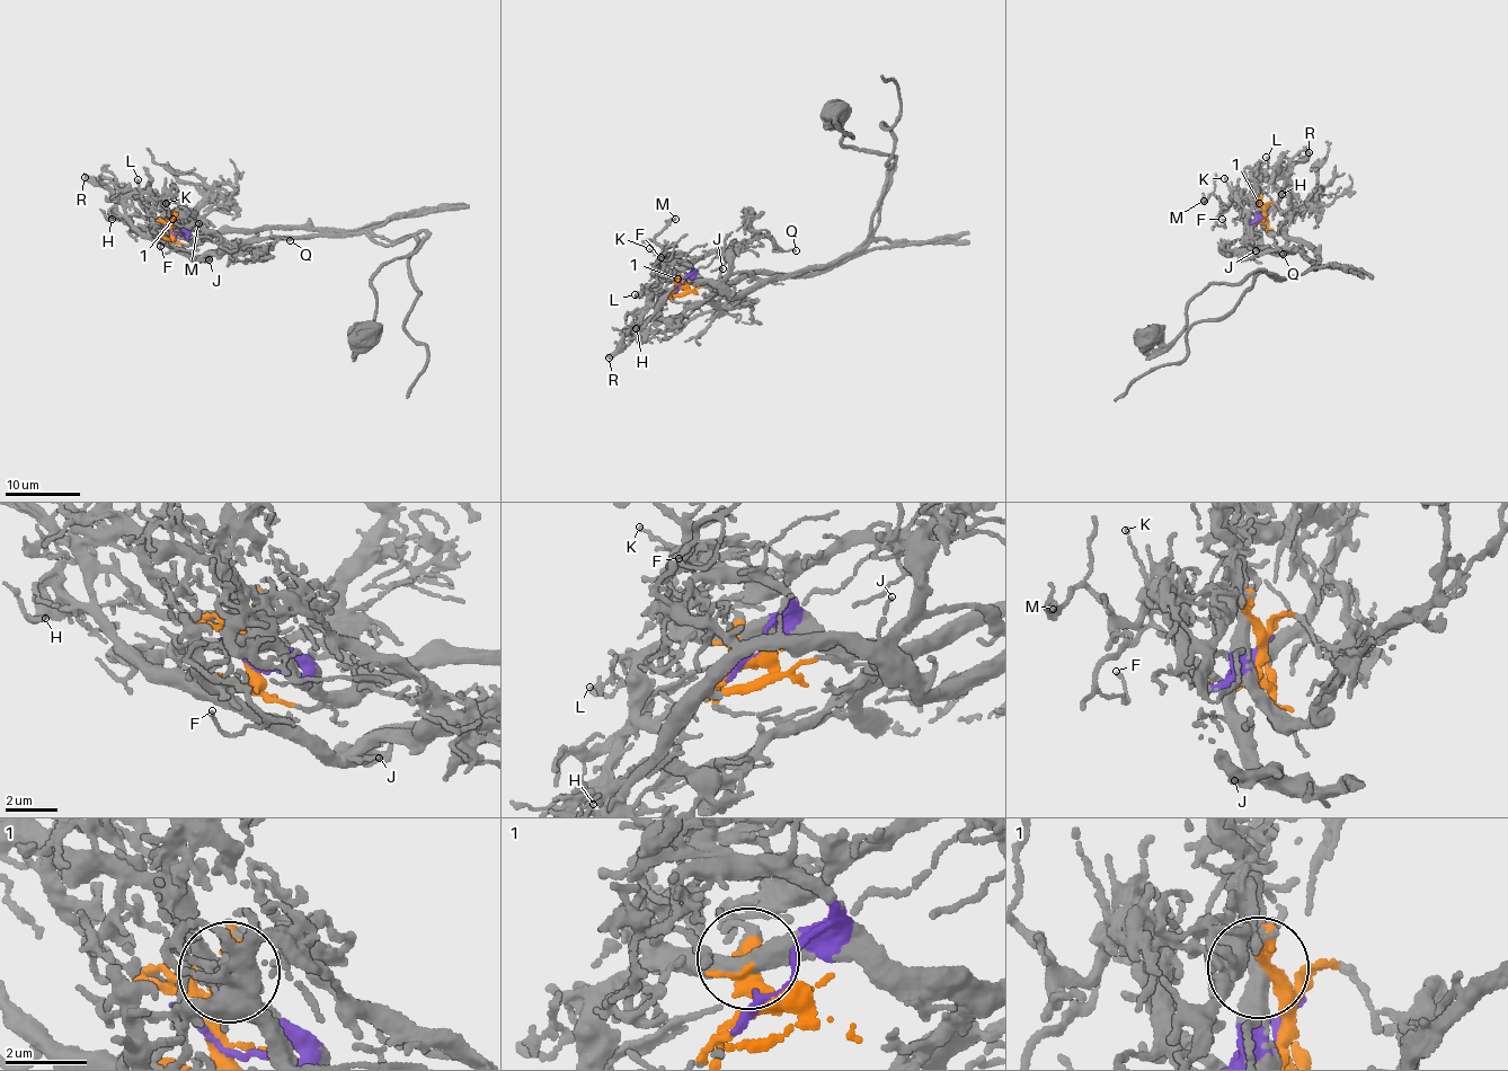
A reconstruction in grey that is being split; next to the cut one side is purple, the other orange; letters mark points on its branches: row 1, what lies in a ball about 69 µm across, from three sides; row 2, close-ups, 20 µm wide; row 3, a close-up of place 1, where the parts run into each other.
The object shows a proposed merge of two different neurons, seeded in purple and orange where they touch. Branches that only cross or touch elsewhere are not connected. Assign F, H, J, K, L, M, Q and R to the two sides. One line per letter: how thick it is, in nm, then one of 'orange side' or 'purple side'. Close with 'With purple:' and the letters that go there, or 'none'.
F: 110 nm | orange side
H: 150 nm | orange side
J: 110 nm | orange side
K: 70 nm | purple side
L: 170 nm | purple side
M: 110 nm | purple side
Q: 130 nm | orange side
R: 360 nm | orange side
With purple: K, L, M

